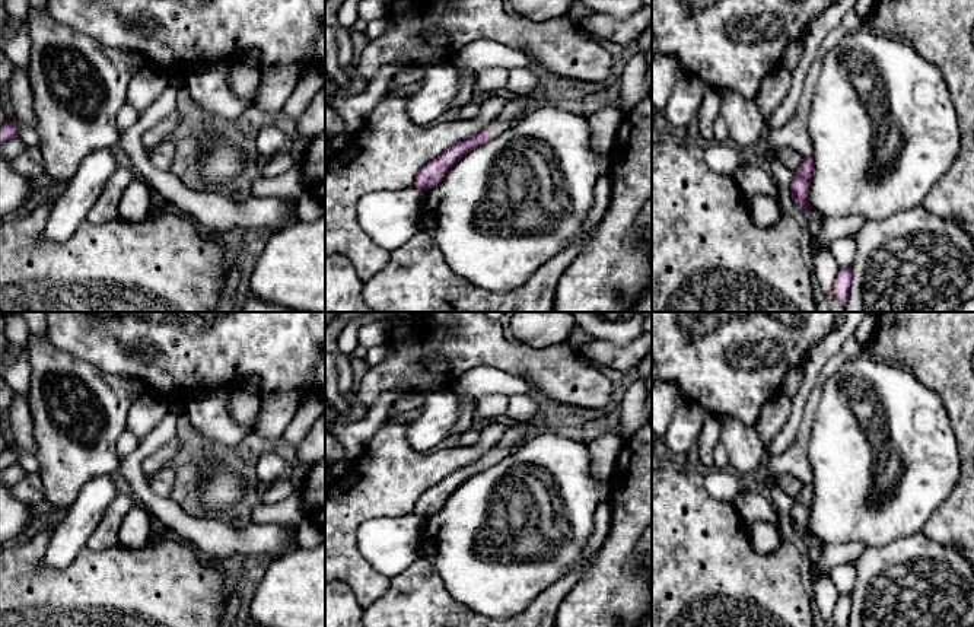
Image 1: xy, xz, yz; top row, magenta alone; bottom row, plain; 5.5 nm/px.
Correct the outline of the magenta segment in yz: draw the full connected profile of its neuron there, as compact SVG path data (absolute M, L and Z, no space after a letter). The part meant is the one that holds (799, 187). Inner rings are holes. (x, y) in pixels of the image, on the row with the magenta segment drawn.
M812 156L803 157L799 169L793 172L790 192L792 192L792 200L799 209L812 210L808 200L812 172L814 172Z

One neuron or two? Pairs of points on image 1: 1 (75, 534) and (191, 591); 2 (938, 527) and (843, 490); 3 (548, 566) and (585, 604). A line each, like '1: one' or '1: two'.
1: two
2: two
3: two

